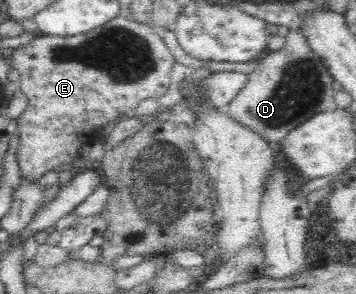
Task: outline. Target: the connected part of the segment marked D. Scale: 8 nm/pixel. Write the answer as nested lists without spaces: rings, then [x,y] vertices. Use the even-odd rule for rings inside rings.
[[[289,29],[289,35],[284,38],[286,42],[282,49],[268,50],[260,57],[259,65],[248,74],[247,83],[229,101],[226,111],[230,118],[235,119],[235,122],[239,122],[249,130],[259,134],[261,138],[274,147],[290,131],[293,131],[295,127],[300,126],[313,115],[324,111],[333,111],[337,108],[335,105],[336,89],[333,88],[334,79],[325,62],[309,47],[305,36],[300,31]]]

